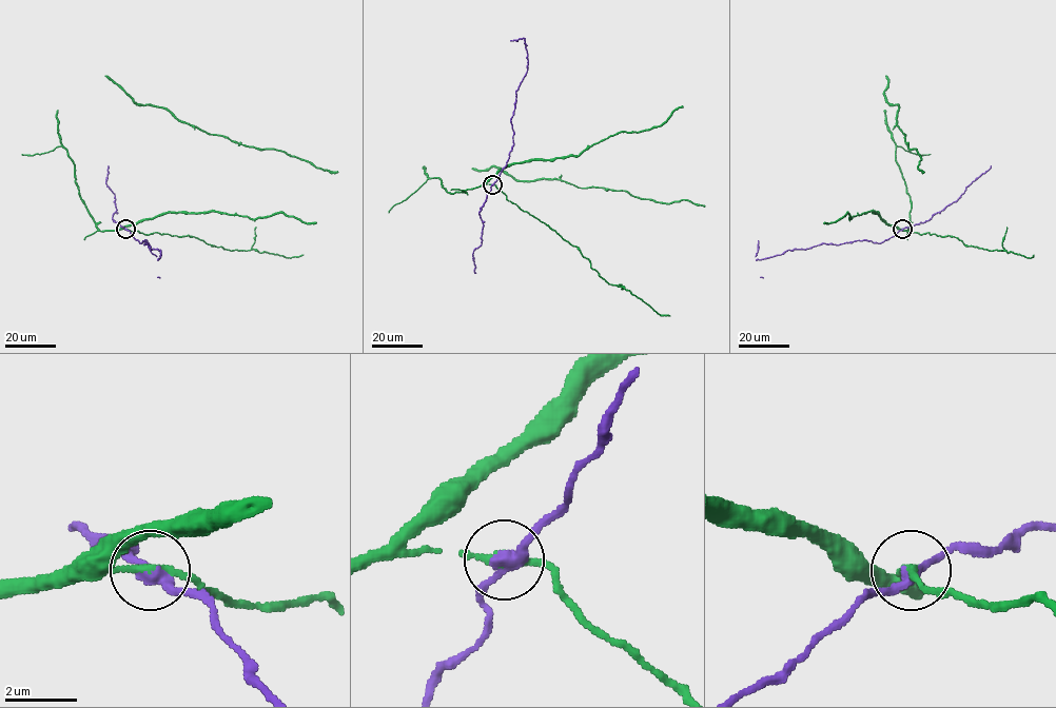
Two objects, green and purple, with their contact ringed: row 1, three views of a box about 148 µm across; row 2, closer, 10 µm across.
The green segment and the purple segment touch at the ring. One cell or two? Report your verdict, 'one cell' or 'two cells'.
two cells

